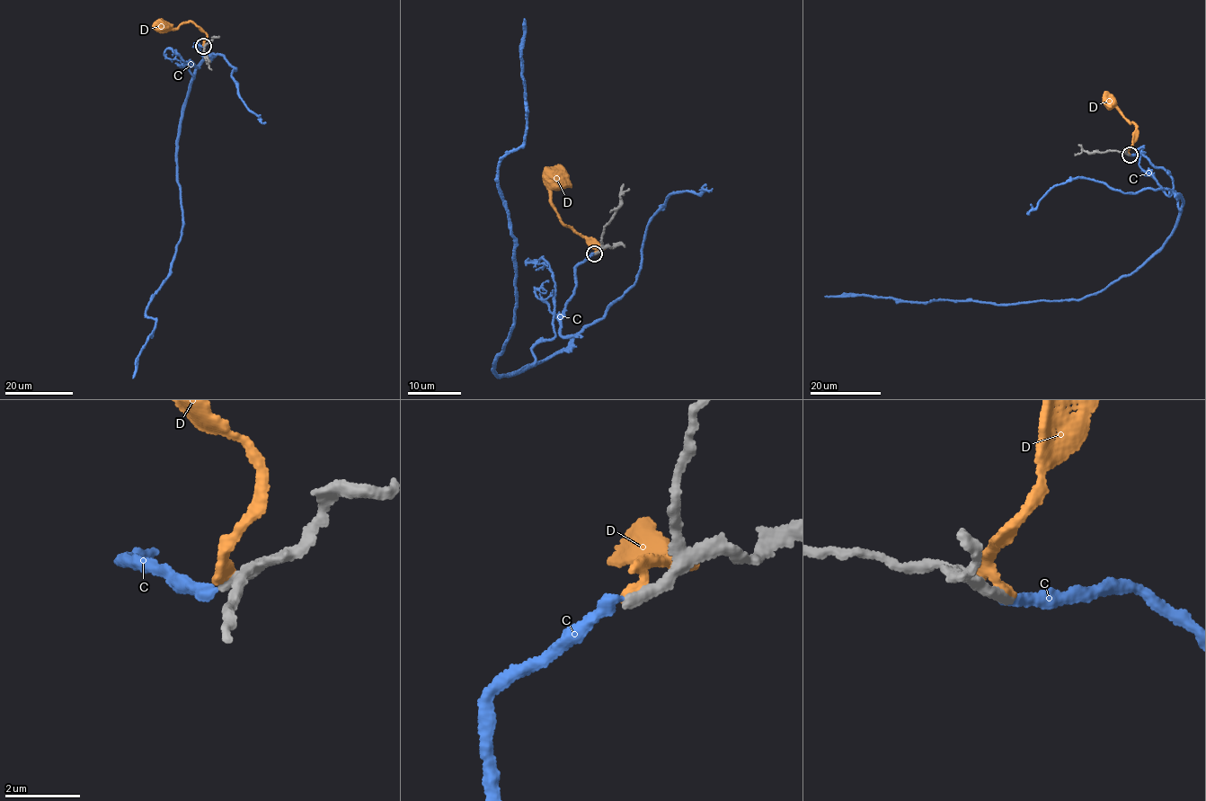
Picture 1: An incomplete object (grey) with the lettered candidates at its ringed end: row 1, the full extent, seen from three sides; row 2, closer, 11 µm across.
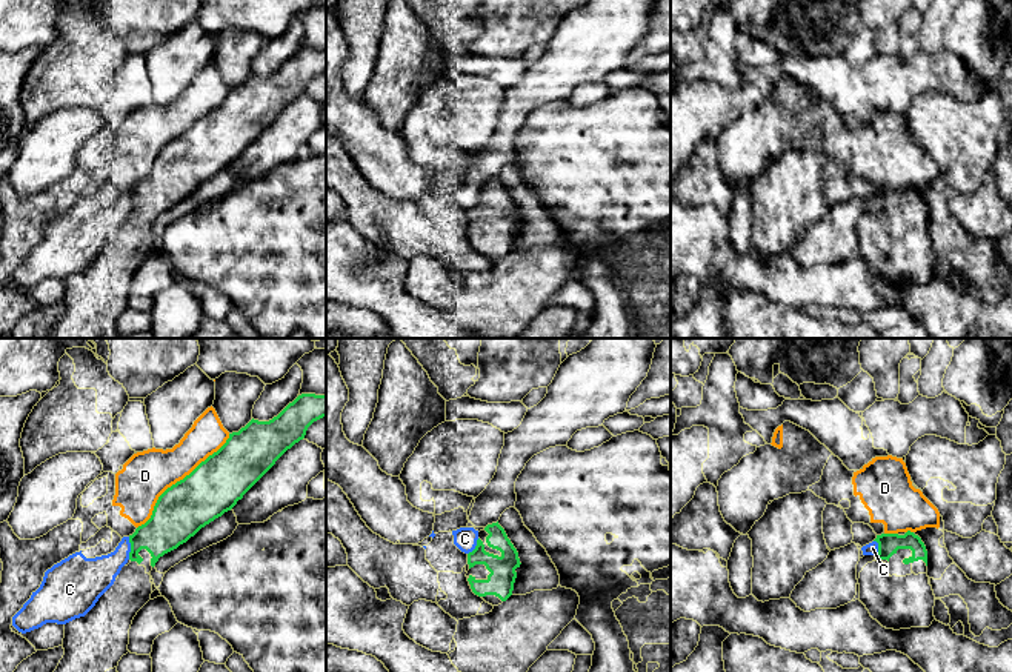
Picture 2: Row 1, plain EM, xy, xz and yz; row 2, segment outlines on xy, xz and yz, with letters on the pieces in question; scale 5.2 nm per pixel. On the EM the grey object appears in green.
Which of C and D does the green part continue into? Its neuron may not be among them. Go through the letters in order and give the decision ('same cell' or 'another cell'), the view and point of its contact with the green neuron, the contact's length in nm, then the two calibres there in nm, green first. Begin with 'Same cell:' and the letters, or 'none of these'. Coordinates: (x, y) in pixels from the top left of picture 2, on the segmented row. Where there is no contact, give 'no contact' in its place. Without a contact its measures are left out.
Same cell: none of these
C: another cell; contact xy (131, 548); length 120 nm; calibres 220 and 190 nm
D: another cell; contact xy (180, 480); length 700 nm; calibres 280 and 240 nm

